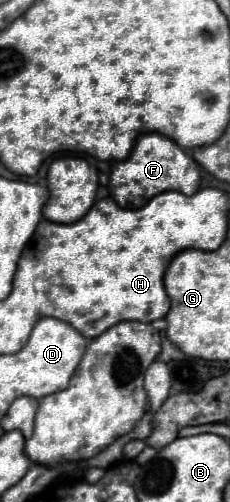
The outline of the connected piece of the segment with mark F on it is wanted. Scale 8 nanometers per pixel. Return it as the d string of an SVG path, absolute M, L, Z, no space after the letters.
M142 133L136 139L136 145L128 159L118 161L112 167L108 189L112 193L112 199L126 209L138 209L150 201L150 197L162 193L162 191L180 191L184 195L196 193L200 187L200 169L196 161L180 149L174 141L168 137L162 137L160 133Z

